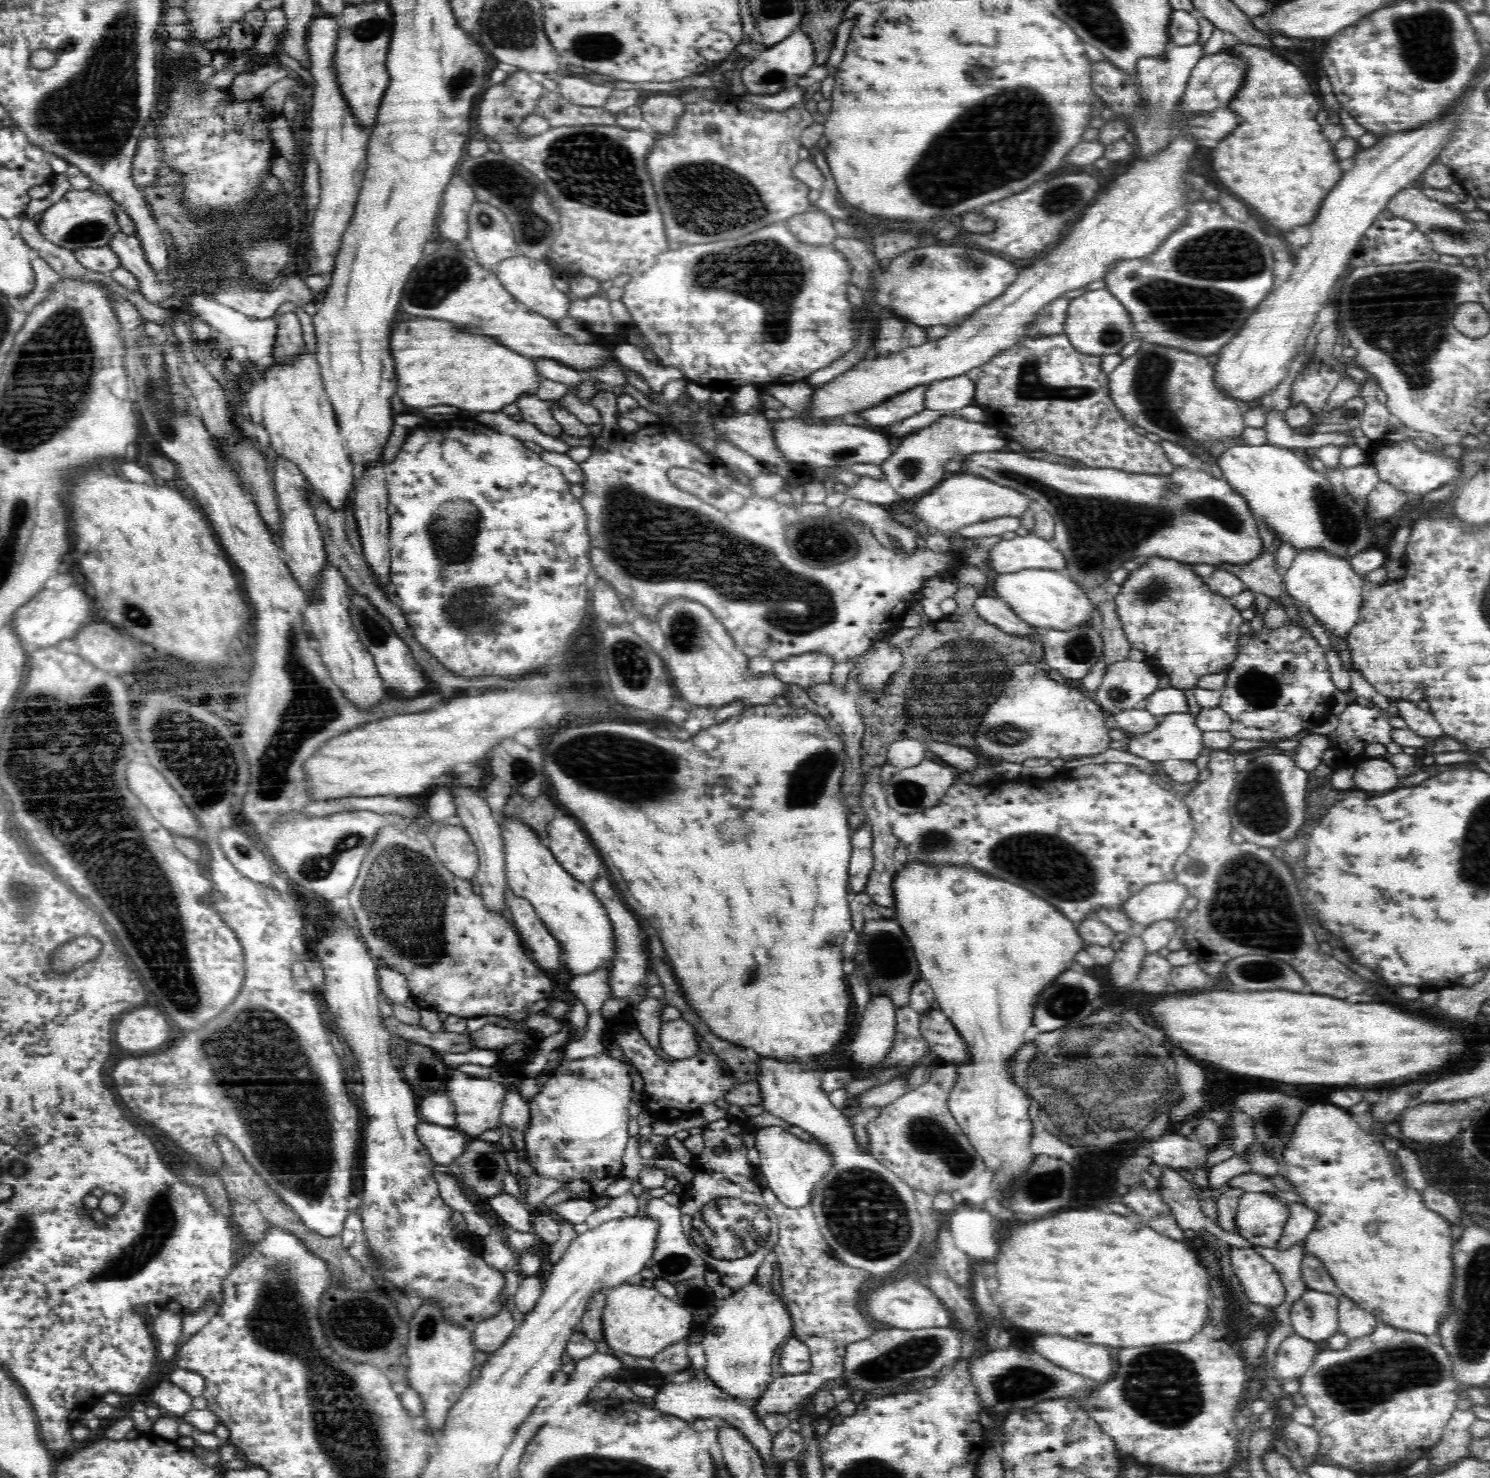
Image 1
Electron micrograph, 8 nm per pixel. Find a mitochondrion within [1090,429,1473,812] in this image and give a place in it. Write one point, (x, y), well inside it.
(1336, 519)

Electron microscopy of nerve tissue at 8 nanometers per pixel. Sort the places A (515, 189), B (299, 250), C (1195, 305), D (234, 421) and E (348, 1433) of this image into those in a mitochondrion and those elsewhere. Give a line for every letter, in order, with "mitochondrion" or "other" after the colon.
A: mitochondrion
B: other
C: mitochondrion
D: other
E: mitochondrion

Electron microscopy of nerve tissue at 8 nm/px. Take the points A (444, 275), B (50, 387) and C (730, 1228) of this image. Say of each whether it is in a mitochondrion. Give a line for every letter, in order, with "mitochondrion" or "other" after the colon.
A: mitochondrion
B: mitochondrion
C: mitochondrion

